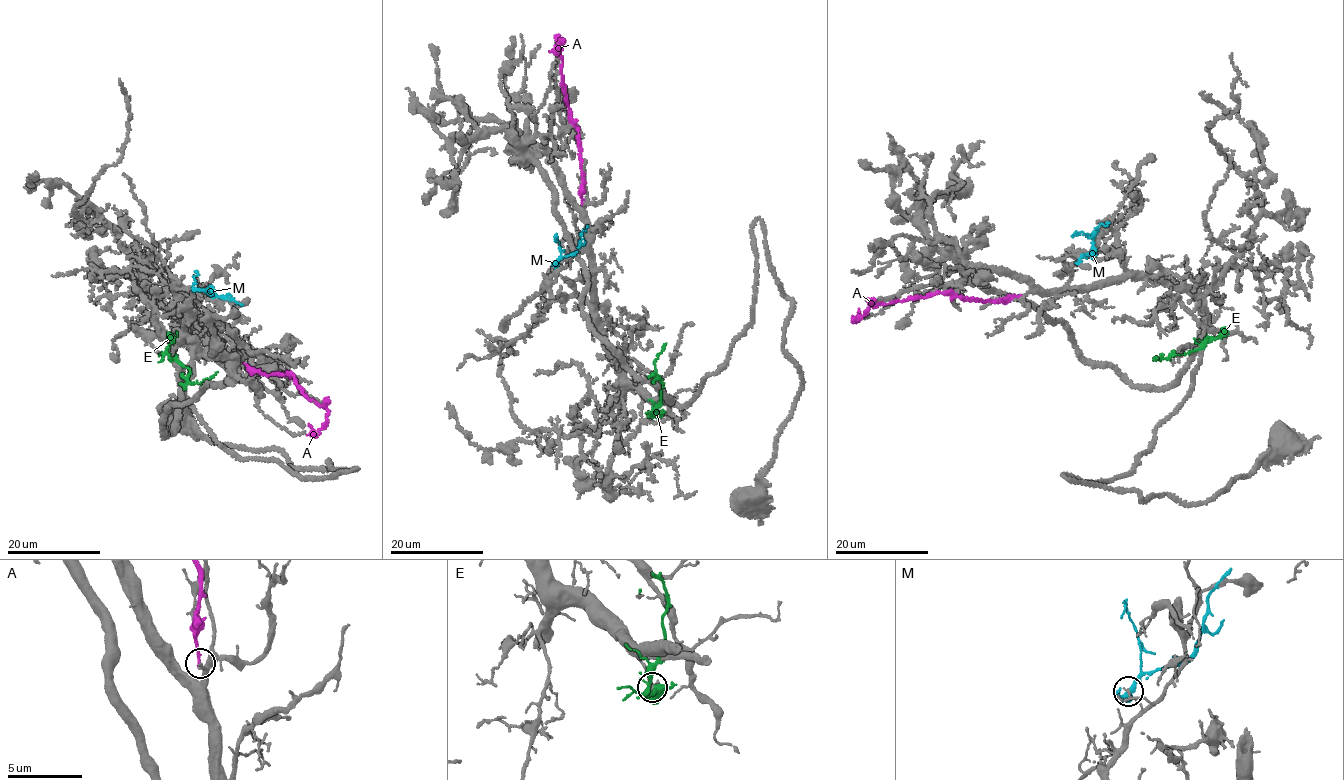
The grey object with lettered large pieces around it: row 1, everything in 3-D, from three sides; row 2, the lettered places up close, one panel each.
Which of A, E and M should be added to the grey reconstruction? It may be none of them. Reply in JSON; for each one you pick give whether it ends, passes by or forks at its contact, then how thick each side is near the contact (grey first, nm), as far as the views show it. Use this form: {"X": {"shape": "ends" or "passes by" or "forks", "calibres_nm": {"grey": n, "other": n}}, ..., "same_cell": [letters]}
{"same_cell": []}

